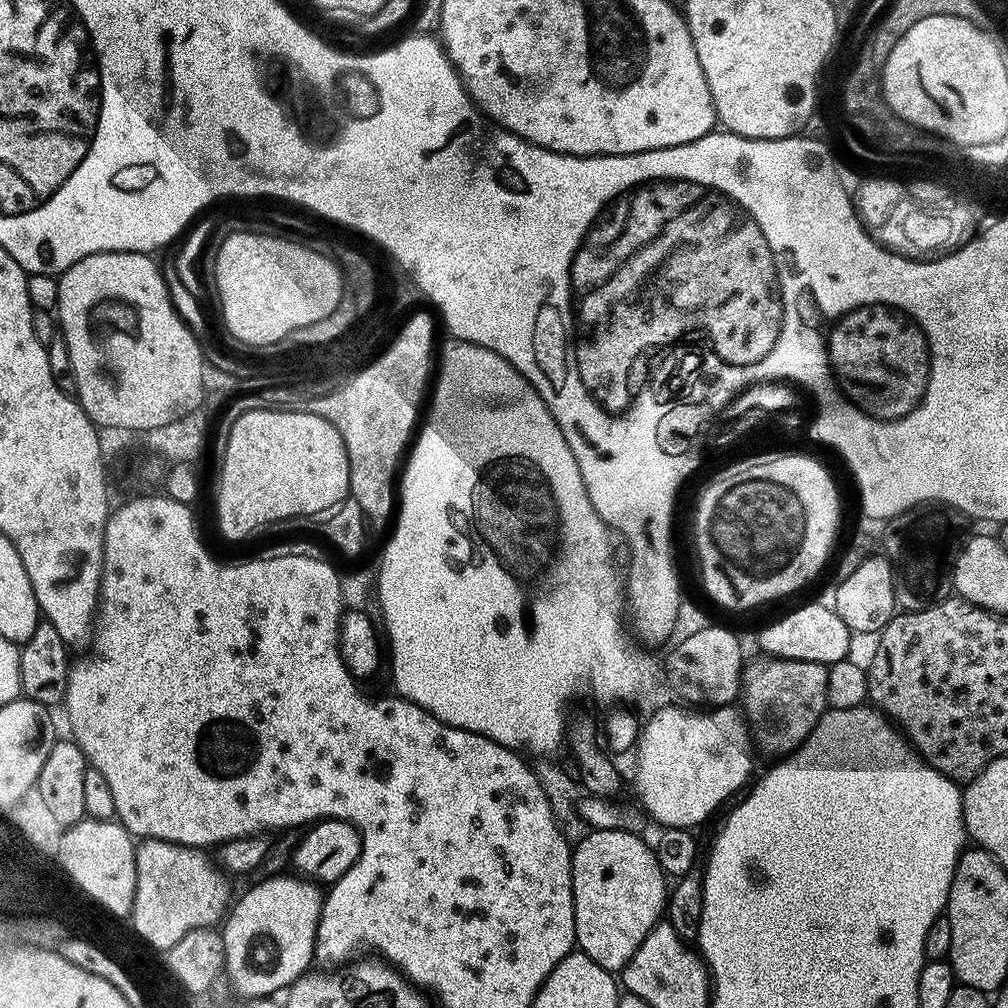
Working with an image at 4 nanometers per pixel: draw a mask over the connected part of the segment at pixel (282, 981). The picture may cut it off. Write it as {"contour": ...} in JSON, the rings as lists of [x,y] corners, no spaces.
{"contour":[[[299,875],[292,876],[272,876],[269,880],[260,880],[240,901],[231,905],[226,919],[223,921],[222,935],[224,942],[224,960],[222,972],[228,978],[228,987],[233,993],[235,991],[240,996],[245,996],[245,1001],[251,1002],[264,997],[275,997],[280,992],[283,993],[299,976],[303,976],[314,964],[314,951],[316,948],[316,924],[320,920],[320,905],[322,903],[322,892],[313,881],[307,878],[301,878]]]}

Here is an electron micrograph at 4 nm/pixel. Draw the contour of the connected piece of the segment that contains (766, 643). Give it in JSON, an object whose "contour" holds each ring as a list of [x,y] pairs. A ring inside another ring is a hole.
{"contour":[[[804,604],[793,612],[785,614],[781,620],[768,624],[760,632],[761,653],[781,660],[805,660],[818,662],[825,666],[837,664],[839,660],[849,659],[848,647],[854,640],[846,622],[837,614],[835,607],[824,604]]]}

